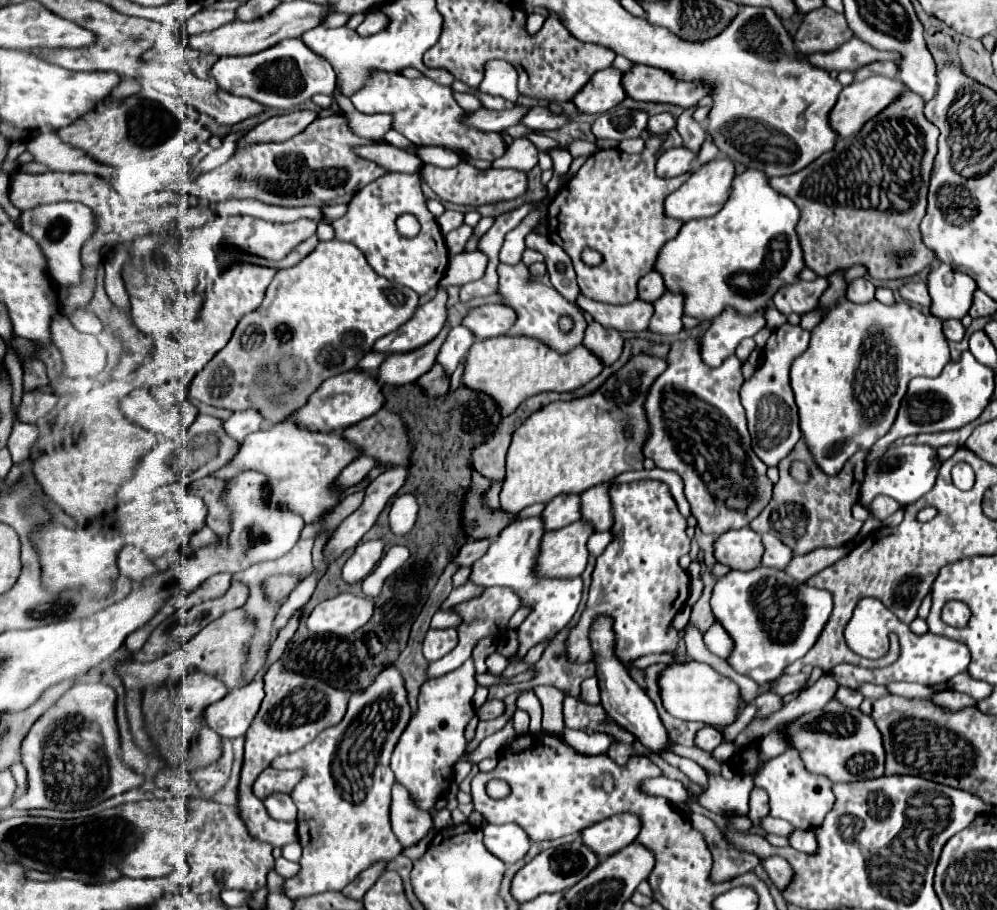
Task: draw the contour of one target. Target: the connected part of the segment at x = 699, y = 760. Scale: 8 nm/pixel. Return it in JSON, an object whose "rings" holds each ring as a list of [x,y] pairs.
{"rings":[[[673,744],[669,748],[669,751],[679,756],[692,759],[707,772],[721,775],[721,764],[714,759],[711,753],[705,752],[696,746],[685,747],[679,744]]]}

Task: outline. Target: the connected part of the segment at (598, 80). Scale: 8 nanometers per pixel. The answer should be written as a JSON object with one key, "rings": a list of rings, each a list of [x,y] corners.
{"rings":[[[605,68],[593,74],[593,80],[585,84],[573,98],[575,106],[587,114],[601,114],[615,108],[625,100],[625,90],[621,86],[623,72],[617,68]]]}

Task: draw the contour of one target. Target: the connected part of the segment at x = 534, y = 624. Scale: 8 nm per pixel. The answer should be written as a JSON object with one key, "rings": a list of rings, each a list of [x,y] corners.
{"rings":[[[541,516],[517,520],[515,524],[505,528],[499,534],[499,538],[489,546],[487,554],[473,564],[471,582],[485,586],[485,588],[507,586],[519,596],[521,606],[531,608],[531,614],[523,620],[523,624],[517,630],[519,652],[509,660],[517,660],[517,658],[525,656],[531,646],[539,644],[545,638],[553,638],[561,628],[565,628],[569,624],[569,620],[573,618],[573,614],[577,612],[577,606],[581,602],[581,590],[583,590],[581,576],[577,576],[577,578],[543,578],[537,574],[535,566],[537,566],[543,534],[545,534],[545,524],[543,524]]]}

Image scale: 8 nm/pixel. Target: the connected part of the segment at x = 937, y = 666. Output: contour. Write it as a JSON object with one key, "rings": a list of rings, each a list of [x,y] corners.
{"rings":[[[897,620],[895,632],[899,634],[899,640],[901,640],[901,656],[893,666],[883,668],[883,670],[869,670],[869,668],[861,668],[855,664],[837,664],[835,668],[829,670],[833,680],[851,690],[857,690],[865,682],[881,684],[881,686],[887,686],[891,682],[917,682],[917,684],[925,684],[925,686],[939,686],[939,684],[949,682],[955,674],[967,670],[967,666],[969,666],[971,654],[963,642],[951,640],[947,636],[937,636],[931,632],[917,636],[911,632],[909,624],[903,624],[901,620]]]}

